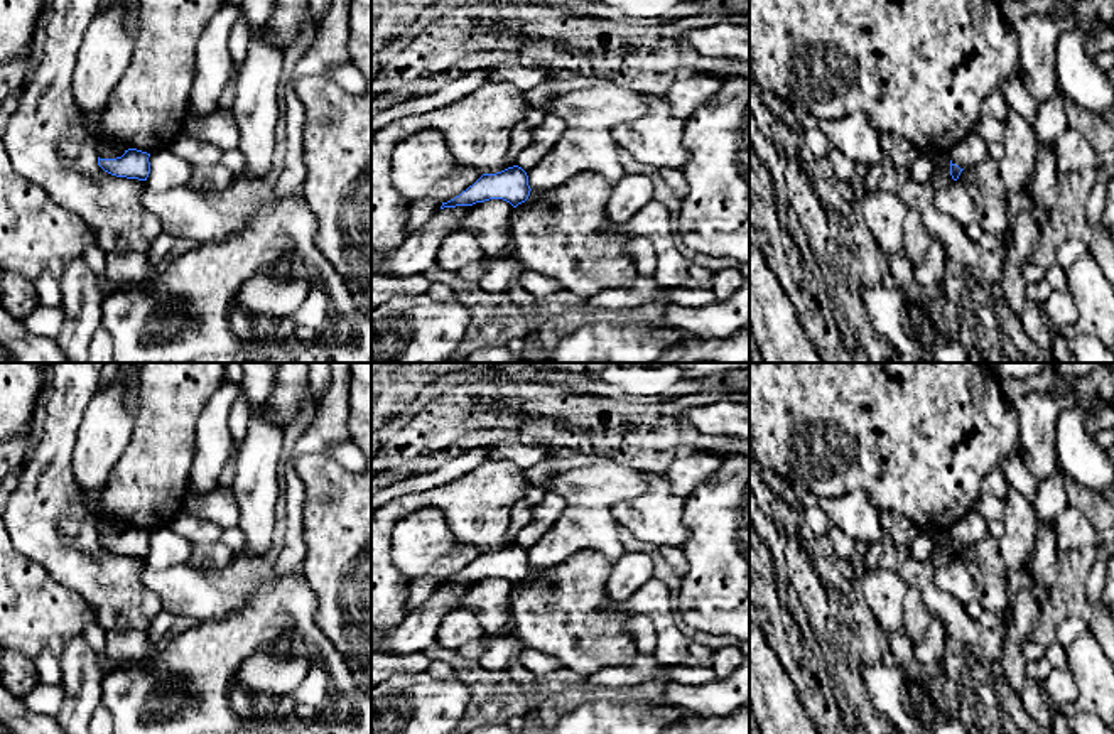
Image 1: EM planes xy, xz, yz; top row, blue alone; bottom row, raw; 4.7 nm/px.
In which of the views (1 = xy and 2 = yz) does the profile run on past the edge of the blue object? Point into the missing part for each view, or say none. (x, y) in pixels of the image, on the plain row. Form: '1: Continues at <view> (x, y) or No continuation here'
1: No continuation here
2: No continuation here

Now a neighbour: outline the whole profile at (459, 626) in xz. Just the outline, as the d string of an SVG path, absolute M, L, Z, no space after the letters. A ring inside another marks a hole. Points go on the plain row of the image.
M454 607L439 623L435 641L447 650L457 650L486 636L478 618L466 607Z

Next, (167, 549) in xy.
M169 528L150 532L150 552L147 565L157 570L165 570L172 565L189 565L194 542L174 533Z

